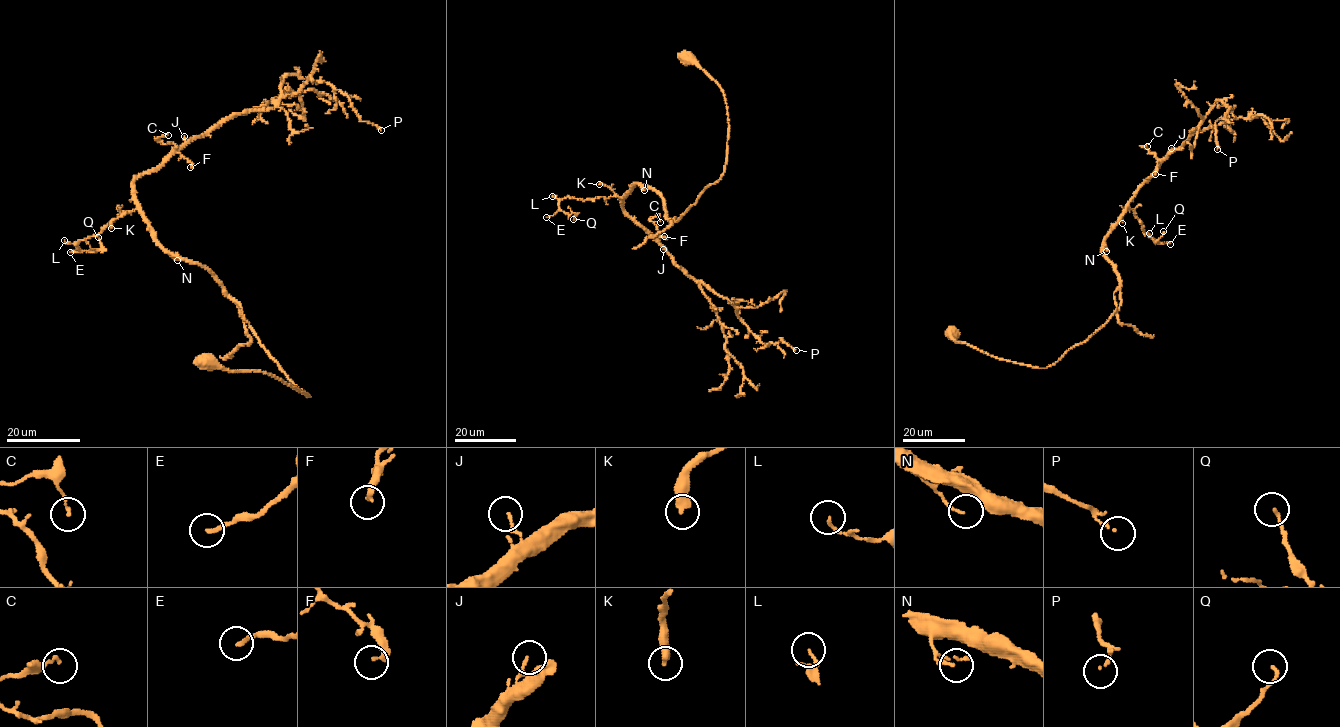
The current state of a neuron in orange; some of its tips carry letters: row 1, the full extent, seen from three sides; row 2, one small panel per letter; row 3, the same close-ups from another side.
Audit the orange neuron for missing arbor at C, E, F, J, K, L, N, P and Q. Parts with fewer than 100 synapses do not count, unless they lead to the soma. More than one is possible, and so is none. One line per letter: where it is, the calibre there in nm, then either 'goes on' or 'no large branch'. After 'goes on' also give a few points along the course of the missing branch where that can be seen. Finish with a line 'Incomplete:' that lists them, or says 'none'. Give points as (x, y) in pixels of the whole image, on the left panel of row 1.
C: place (168, 135); calibre 110 nm; no large branch
E: place (70, 252); calibre 190 nm; no large branch
F: place (190, 167); calibre 240 nm; no large branch
J: place (184, 136); calibre 110 nm; no large branch
K: place (111, 228); calibre 380 nm; no large branch
L: place (64, 240); calibre 130 nm; no large branch
N: place (177, 260); calibre 100 nm; no large branch
P: place (381, 130); calibre 100 nm; no large branch
Q: place (98, 237); calibre 130 nm; no large branch
Incomplete: none

